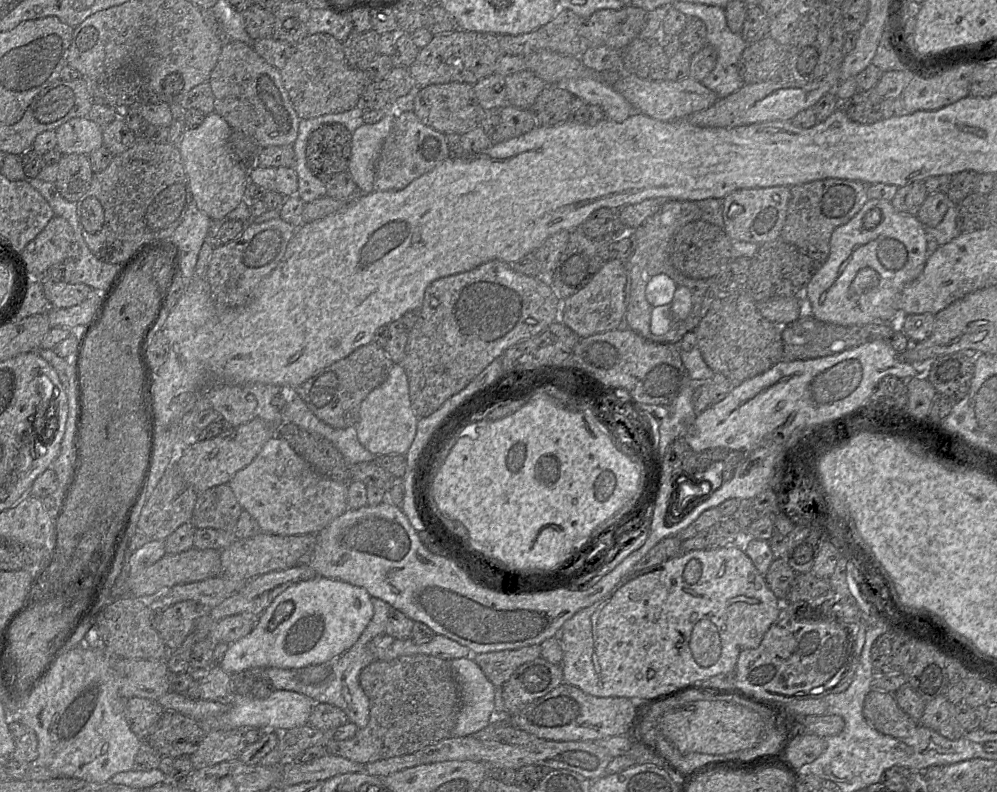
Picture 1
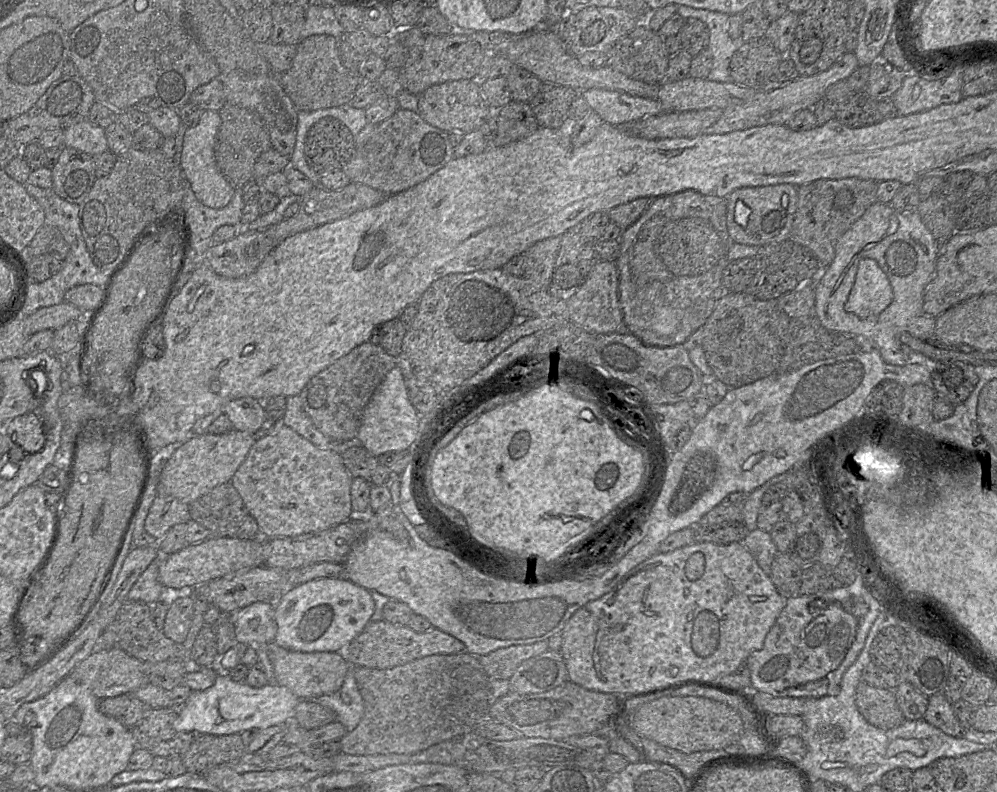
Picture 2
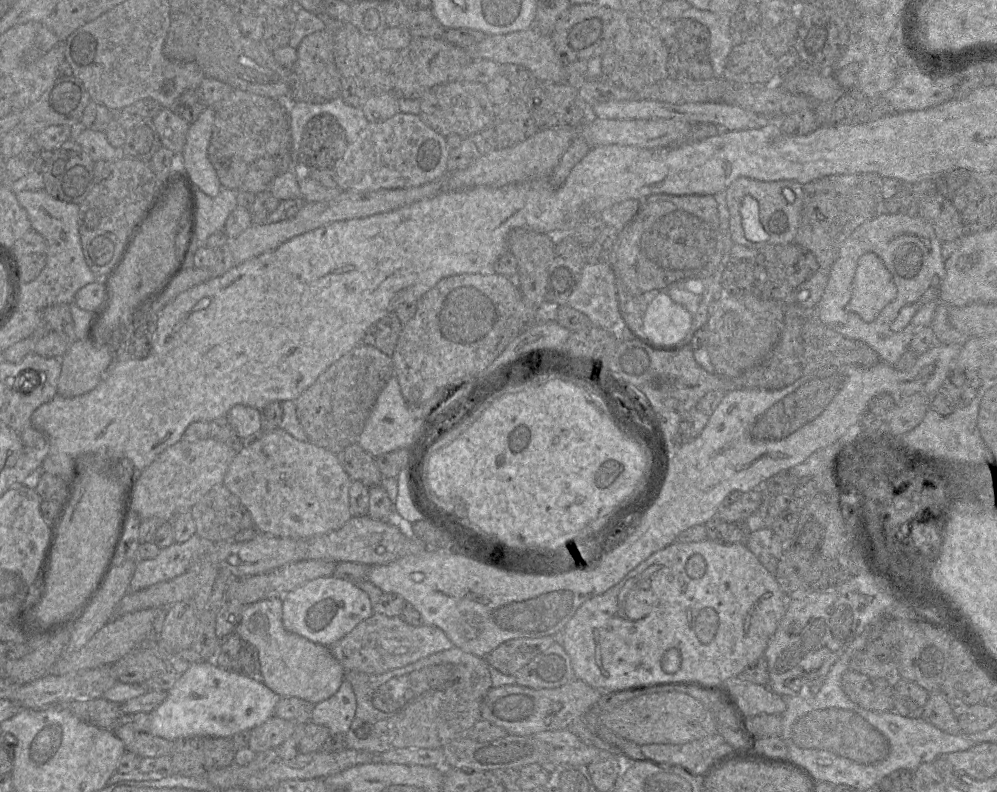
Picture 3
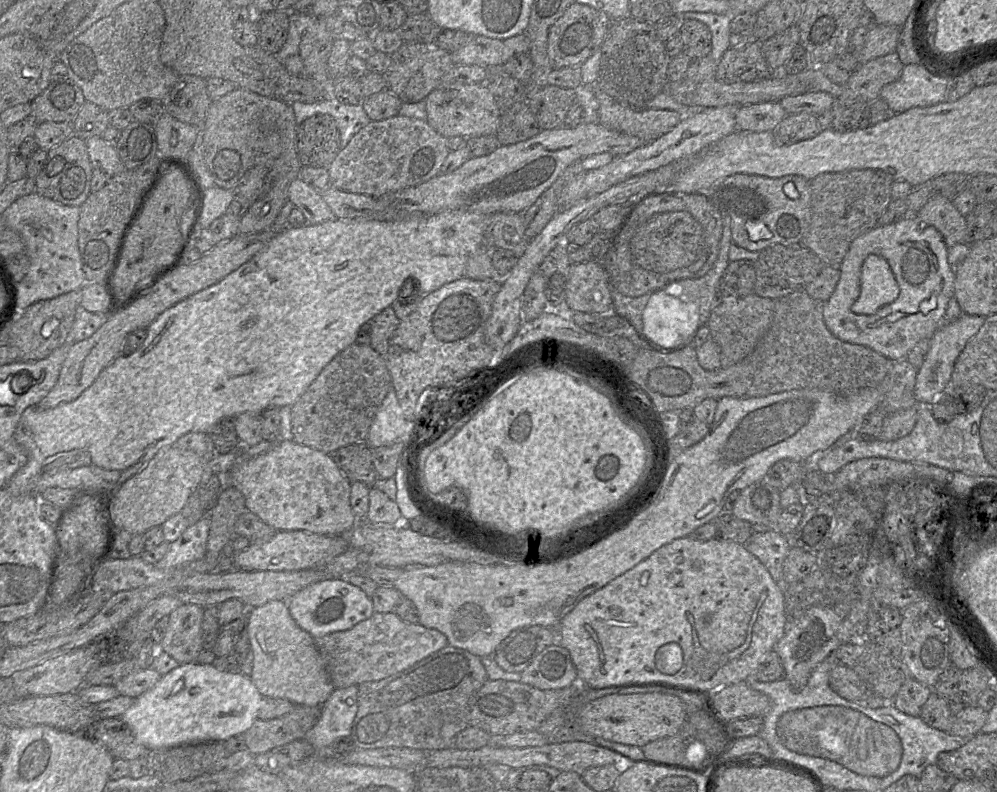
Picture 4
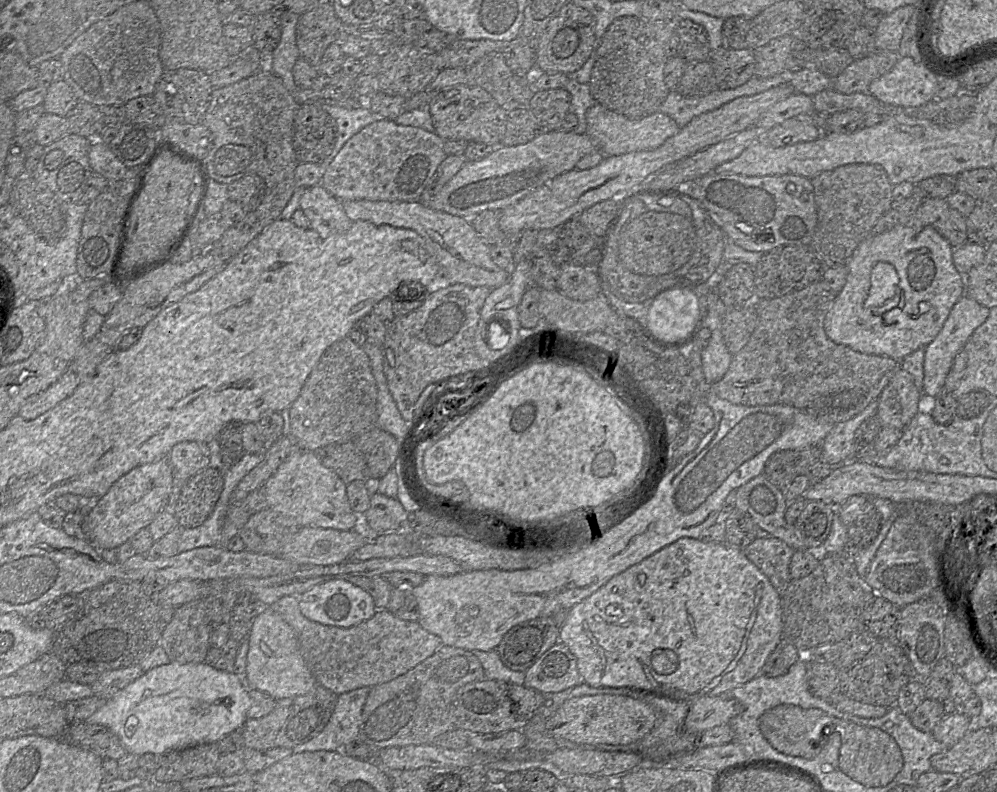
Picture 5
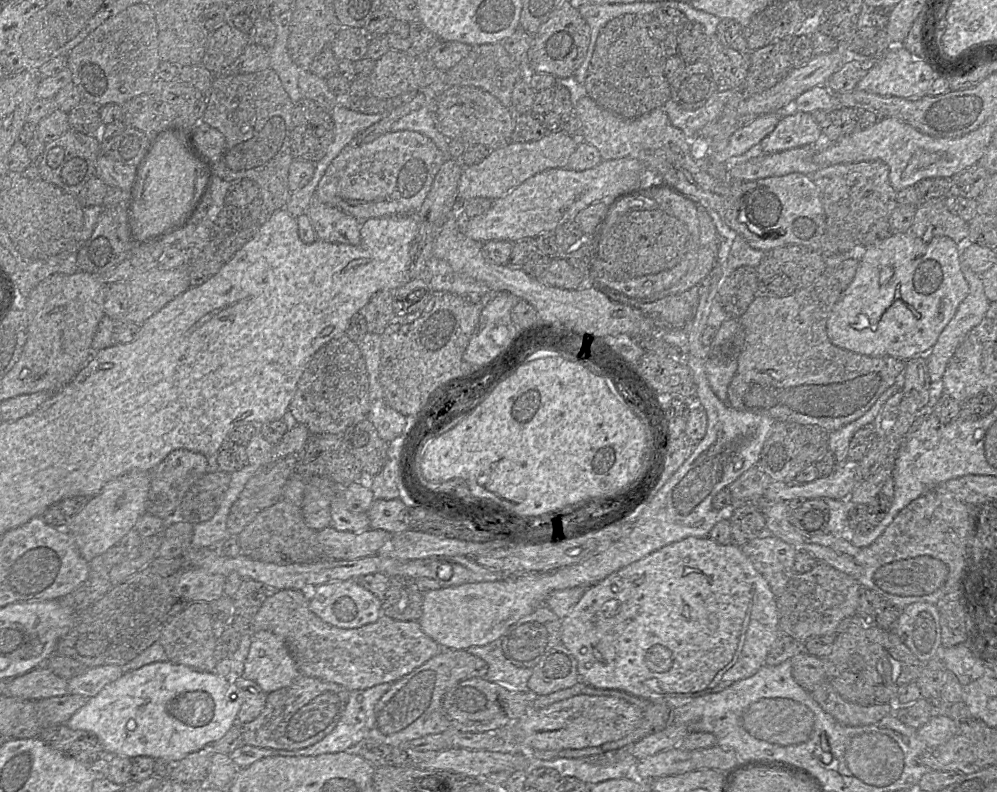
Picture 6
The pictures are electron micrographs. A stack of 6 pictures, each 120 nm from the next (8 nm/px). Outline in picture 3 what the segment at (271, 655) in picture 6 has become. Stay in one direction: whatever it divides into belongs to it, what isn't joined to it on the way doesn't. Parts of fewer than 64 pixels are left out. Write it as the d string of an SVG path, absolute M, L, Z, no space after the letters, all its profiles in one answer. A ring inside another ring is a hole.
M281 598L264 599L244 606L236 633L243 643L257 649L262 682L280 697L297 697L316 704L334 695L345 679L344 667L327 646L285 629Z

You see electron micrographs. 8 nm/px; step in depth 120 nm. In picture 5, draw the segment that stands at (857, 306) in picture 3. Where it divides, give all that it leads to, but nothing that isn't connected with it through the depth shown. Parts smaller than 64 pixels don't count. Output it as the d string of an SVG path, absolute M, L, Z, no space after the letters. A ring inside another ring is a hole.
M878 262L871 272L871 286L865 307L878 307L892 299L897 290L898 274L888 263Z

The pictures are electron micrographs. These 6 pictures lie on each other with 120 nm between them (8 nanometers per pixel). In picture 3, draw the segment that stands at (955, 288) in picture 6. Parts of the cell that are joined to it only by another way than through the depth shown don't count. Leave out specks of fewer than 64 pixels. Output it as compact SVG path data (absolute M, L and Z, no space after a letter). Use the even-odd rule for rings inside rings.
M879 212L857 227L843 242L837 260L828 271L828 283L817 305L821 321L847 338L864 342L878 354L881 361L895 365L909 349L915 332L921 327L930 326L940 302L940 285L945 277L941 244L933 227L917 214ZM866 253L874 253L881 259L897 288L895 299L872 322L865 322L856 313L846 311L852 297L858 260Z

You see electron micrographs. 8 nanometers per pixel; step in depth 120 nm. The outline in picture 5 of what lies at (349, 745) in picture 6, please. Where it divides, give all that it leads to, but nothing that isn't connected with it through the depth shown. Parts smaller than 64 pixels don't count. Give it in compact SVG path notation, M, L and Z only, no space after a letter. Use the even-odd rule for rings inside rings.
M360 687L339 694L326 726L311 740L293 747L293 753L341 750L349 741L357 738L362 710L371 687Z

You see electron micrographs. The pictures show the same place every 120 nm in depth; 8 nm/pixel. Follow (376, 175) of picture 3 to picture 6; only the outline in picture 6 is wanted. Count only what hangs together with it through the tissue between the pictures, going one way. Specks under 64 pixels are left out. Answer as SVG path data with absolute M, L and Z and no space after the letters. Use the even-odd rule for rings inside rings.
M409 130L390 131L372 142L343 148L321 178L314 201L336 207L358 221L415 213L445 160L427 136Z

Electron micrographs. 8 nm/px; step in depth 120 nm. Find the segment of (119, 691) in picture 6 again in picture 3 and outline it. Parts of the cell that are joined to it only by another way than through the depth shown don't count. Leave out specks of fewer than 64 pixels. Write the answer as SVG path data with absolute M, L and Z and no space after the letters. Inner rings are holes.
M207 661L191 663L188 670L179 676L166 699L149 713L150 733L170 741L191 737L231 738L241 731L251 731L274 715L274 708L281 697L263 682L243 673L221 669Z

